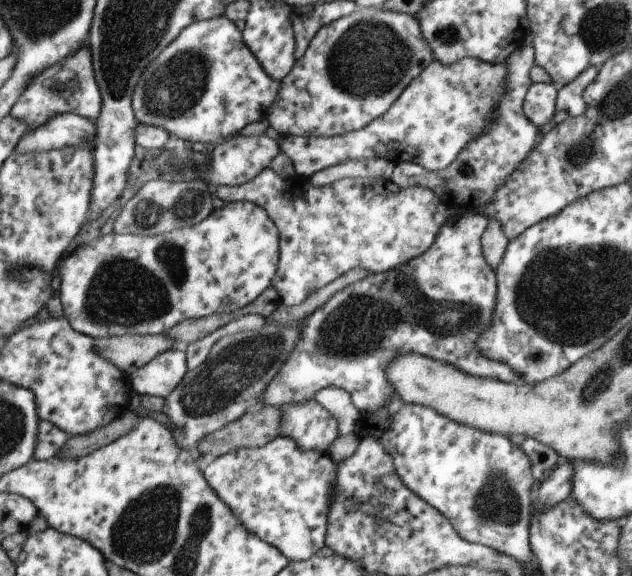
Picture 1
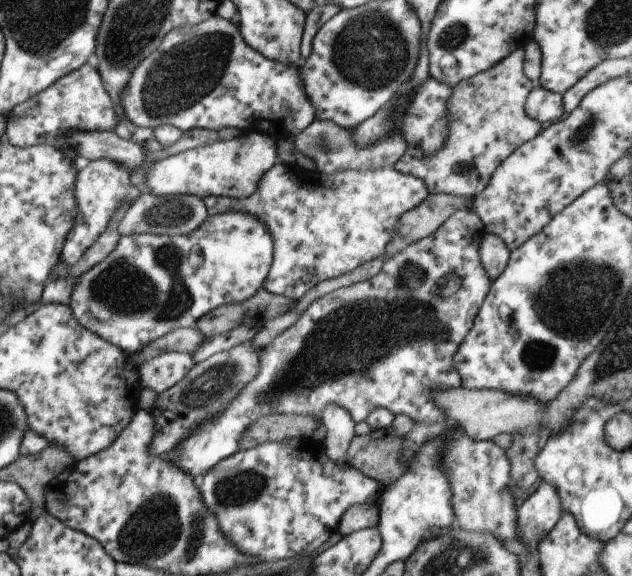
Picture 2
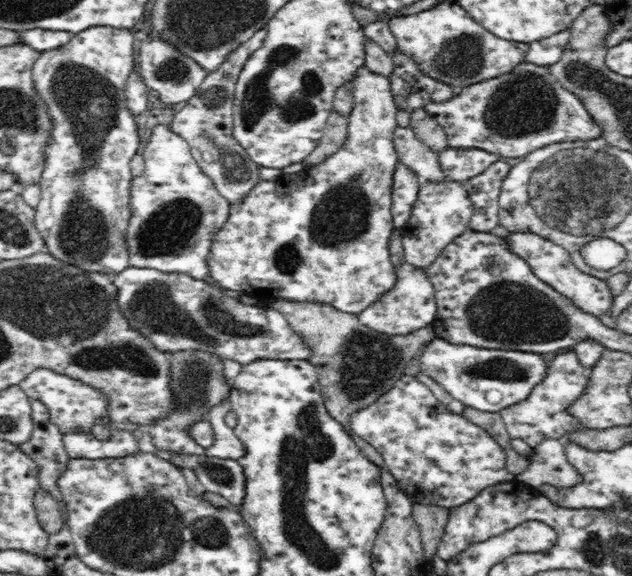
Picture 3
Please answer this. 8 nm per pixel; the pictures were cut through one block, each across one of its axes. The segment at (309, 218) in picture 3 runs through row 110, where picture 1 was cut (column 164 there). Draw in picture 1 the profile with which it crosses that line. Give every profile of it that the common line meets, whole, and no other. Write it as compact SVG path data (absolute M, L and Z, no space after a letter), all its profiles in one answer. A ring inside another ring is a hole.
M171 346L134 370L127 376L127 382L138 395L165 398L181 382L187 371L182 347Z

